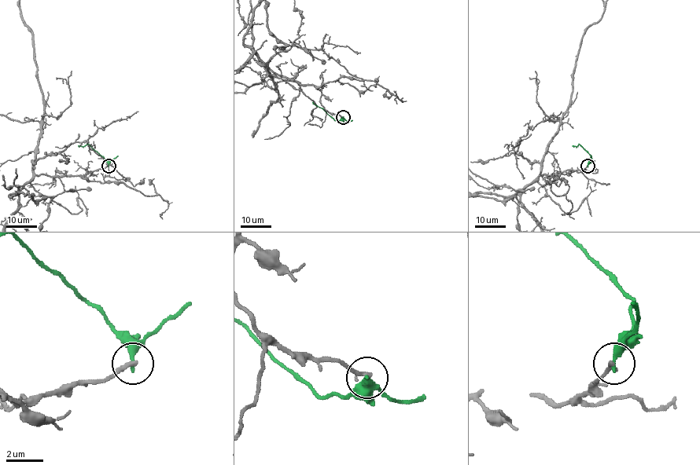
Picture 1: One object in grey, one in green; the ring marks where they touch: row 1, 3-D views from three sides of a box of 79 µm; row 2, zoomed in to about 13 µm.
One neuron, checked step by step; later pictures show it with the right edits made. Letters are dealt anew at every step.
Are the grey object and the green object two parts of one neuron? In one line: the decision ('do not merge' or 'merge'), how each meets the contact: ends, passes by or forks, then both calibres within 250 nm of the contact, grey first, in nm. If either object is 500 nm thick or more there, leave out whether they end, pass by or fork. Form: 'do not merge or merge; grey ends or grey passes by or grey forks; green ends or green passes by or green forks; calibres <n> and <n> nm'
do not merge; grey ends; green ends; calibres 240 and 360 nm

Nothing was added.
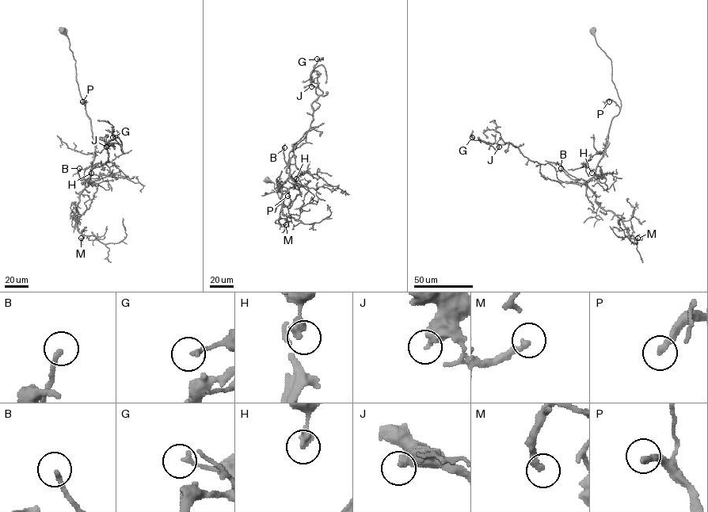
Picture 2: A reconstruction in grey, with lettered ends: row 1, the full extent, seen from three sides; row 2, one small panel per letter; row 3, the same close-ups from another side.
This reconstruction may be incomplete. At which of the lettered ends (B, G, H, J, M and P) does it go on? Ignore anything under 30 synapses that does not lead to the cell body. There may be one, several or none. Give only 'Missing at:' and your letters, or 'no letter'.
Missing at: P

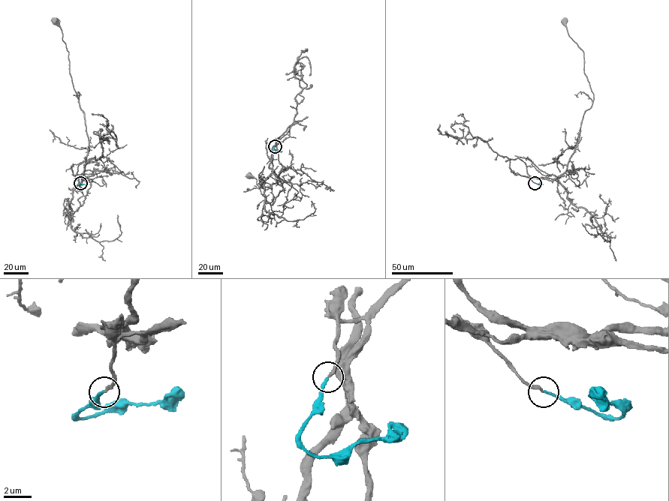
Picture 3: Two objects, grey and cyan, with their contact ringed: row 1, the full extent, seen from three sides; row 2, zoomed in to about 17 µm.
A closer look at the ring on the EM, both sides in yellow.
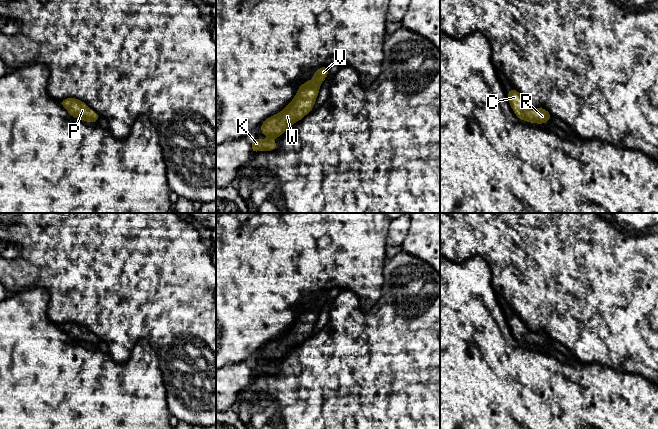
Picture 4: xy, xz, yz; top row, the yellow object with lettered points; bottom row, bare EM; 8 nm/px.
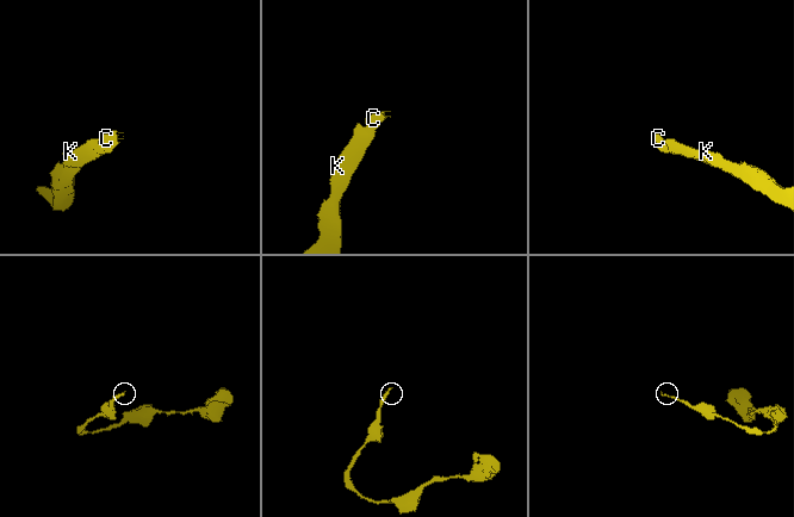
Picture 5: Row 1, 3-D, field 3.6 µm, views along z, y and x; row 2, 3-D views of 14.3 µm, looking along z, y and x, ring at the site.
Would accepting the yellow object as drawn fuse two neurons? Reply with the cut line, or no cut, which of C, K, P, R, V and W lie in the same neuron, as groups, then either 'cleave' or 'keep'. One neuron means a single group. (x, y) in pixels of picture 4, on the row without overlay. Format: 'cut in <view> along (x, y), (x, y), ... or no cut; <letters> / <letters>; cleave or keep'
no cut; C K P R V W; keep

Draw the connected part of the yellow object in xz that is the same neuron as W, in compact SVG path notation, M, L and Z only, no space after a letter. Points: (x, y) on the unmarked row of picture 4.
M329 291L316 294L311 305L300 309L295 322L276 339L267 342L260 350L262 358L270 360L271 364L260 364L252 361L252 376L271 375L277 372L274 362L282 359L295 346L309 337L317 322L320 308L325 304Z

